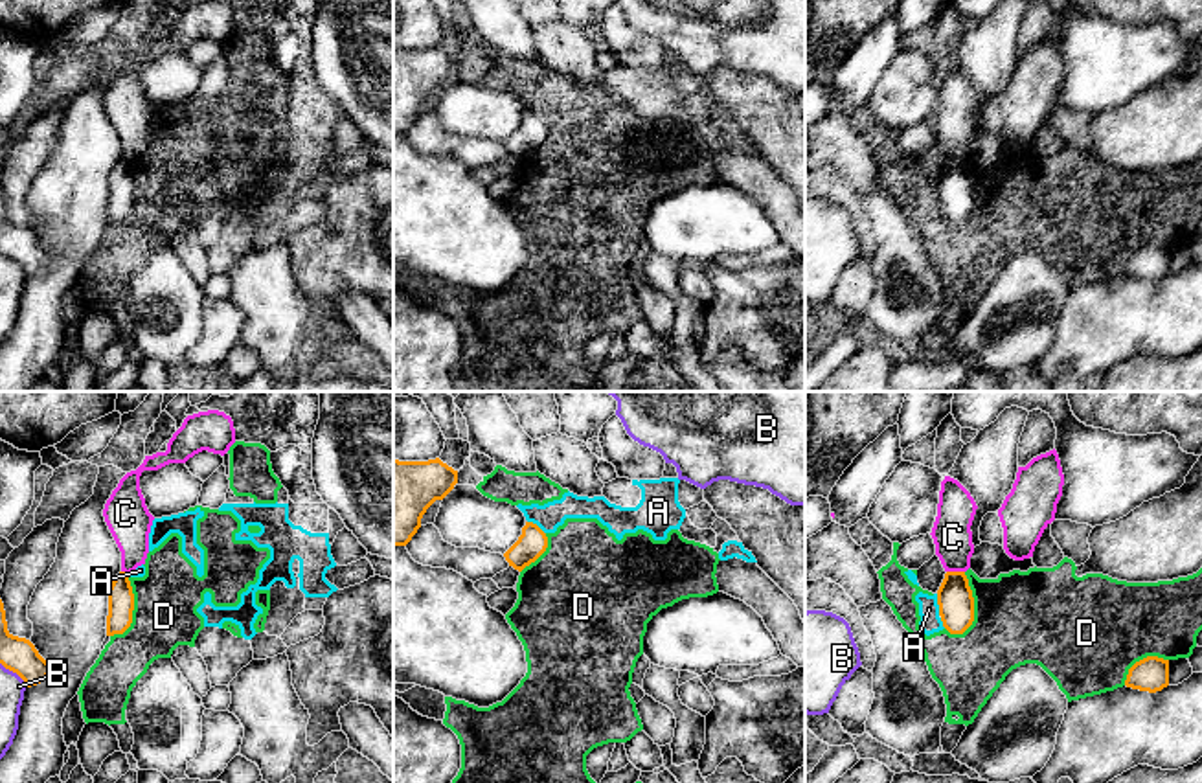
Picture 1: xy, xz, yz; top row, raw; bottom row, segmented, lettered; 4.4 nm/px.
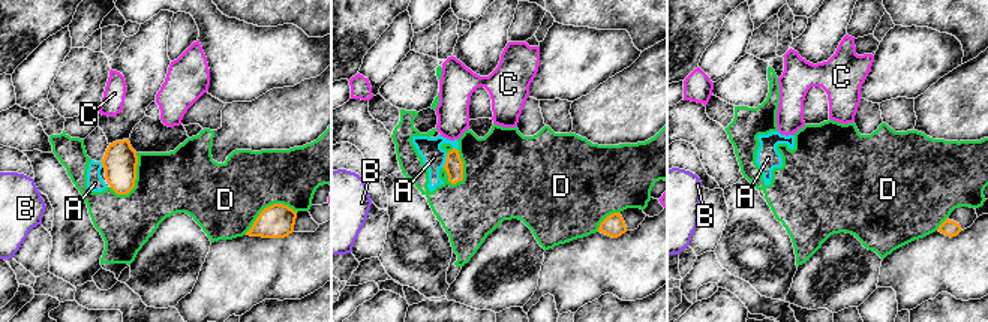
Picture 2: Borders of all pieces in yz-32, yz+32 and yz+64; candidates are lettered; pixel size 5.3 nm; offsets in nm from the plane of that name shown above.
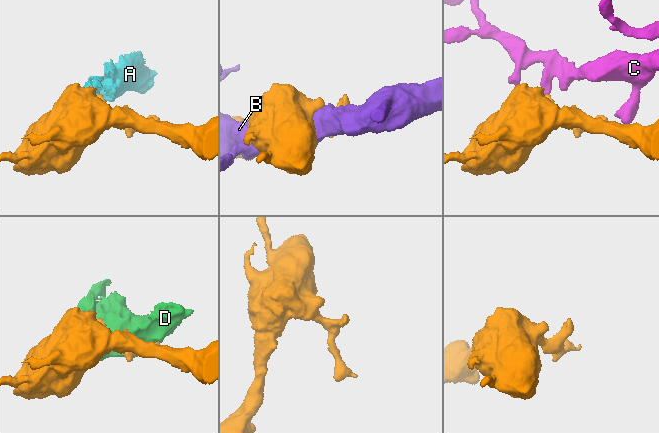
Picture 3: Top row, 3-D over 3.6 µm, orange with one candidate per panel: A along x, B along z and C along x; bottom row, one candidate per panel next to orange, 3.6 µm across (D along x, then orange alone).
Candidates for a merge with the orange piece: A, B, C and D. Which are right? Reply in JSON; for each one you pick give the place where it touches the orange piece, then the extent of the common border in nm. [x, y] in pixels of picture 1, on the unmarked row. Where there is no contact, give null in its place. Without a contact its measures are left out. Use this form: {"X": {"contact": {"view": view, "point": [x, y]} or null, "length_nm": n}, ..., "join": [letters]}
{"join": []}

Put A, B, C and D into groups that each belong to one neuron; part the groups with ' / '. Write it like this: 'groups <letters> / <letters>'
groups A D / B / C

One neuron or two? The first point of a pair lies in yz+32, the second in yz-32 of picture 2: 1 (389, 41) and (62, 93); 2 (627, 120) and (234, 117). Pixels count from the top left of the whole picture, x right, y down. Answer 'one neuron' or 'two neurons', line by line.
1: two neurons
2: one neuron

